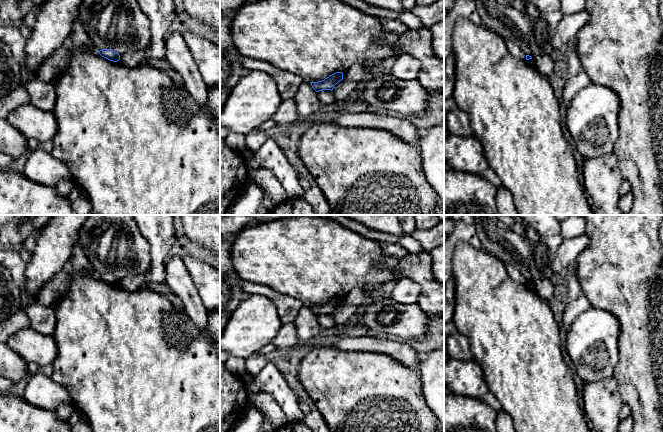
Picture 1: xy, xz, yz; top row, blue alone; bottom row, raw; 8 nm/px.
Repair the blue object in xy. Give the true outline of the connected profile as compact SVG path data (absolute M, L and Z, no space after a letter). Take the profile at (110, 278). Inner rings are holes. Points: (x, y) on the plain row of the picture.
M103 273L103 274L98 275L98 277L102 281L104 281L110 285L113 285L113 286L117 286L120 284L120 279L113 273Z

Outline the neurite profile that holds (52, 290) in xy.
M68 266L47 281L38 292L36 301L46 307L52 307L66 293L72 274L73 271Z

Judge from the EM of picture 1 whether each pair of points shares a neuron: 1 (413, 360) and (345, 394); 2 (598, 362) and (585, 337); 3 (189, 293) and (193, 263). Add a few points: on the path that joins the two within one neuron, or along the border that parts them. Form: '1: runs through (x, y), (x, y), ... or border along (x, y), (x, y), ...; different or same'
1: border along (382, 354), (387, 354), (402, 364), (417, 370); different
2: runs through (595, 356), (591, 343); same
3: border along (181, 258), (202, 300); different

